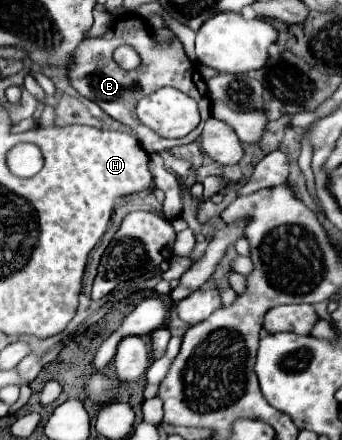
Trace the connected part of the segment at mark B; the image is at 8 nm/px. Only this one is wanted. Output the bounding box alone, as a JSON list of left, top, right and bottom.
[65,16,211,130]

